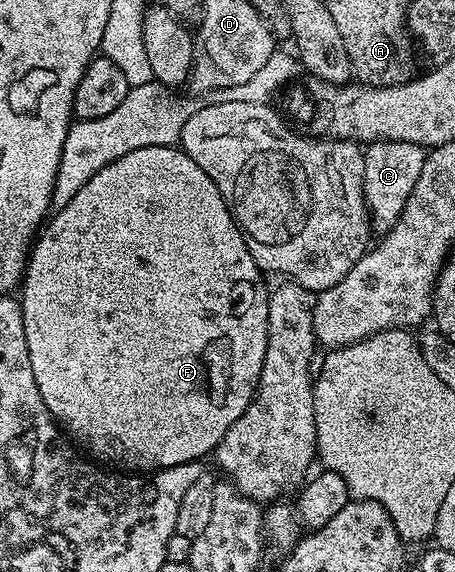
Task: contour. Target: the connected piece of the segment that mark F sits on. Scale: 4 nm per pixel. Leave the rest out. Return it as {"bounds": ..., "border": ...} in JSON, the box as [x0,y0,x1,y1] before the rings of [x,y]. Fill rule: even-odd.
{"bounds":[18,146,270,473],"border":[[[179,146],[134,149],[130,153],[126,153],[126,157],[118,157],[116,163],[106,165],[106,169],[98,169],[98,173],[94,173],[94,177],[90,177],[90,181],[86,181],[86,185],[82,189],[78,189],[78,193],[74,193],[70,205],[66,205],[62,210],[55,212],[43,224],[42,230],[37,234],[30,248],[28,261],[24,268],[22,286],[18,291],[22,321],[26,329],[26,349],[30,349],[30,369],[34,369],[34,381],[38,381],[38,393],[42,393],[42,401],[46,401],[46,409],[52,414],[53,419],[58,421],[59,426],[93,460],[104,465],[111,465],[116,469],[123,469],[128,473],[161,471],[174,465],[203,460],[205,458],[203,455],[211,456],[217,445],[222,441],[222,437],[226,437],[226,429],[230,429],[230,425],[234,425],[234,421],[238,421],[238,417],[242,417],[242,413],[250,405],[260,380],[262,361],[266,357],[266,341],[268,340],[268,296],[270,294],[269,288],[267,286],[264,288],[263,278],[265,279],[265,276],[254,261],[254,257],[244,240],[244,234],[240,232],[240,226],[234,221],[222,193],[218,193],[218,185],[214,185],[214,181],[210,181],[210,177],[206,177],[206,173],[202,173],[202,169],[198,169],[198,165],[194,165],[194,161],[190,161],[190,157],[183,154]]]}

